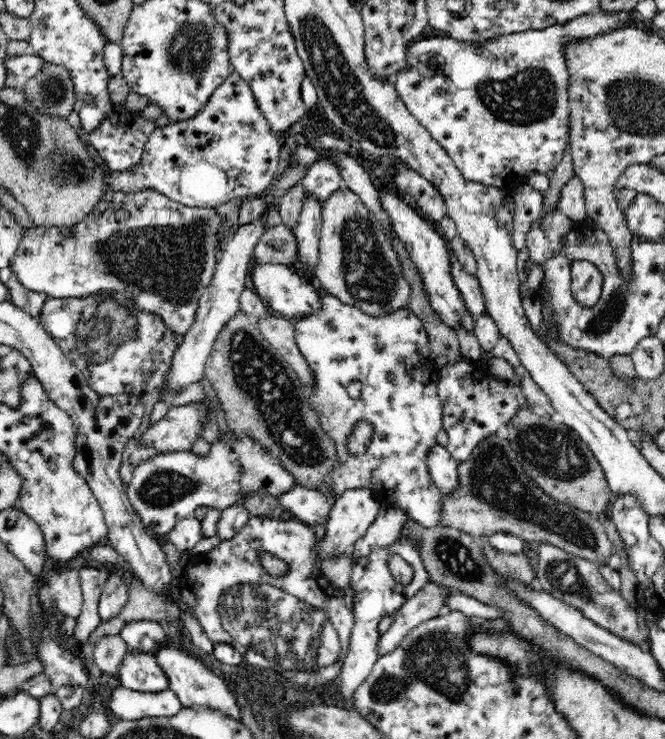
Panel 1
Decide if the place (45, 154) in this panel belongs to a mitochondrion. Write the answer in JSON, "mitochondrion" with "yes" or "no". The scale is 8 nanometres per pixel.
{"mitochondrion":"yes"}

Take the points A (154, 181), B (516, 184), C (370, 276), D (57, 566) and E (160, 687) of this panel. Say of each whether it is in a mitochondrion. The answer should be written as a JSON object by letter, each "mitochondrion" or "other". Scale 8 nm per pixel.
{"A":"other","B":"other","C":"mitochondrion","D":"other","E":"other"}

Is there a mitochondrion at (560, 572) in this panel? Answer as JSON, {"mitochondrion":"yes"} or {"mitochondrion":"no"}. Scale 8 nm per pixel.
{"mitochondrion":"yes"}

